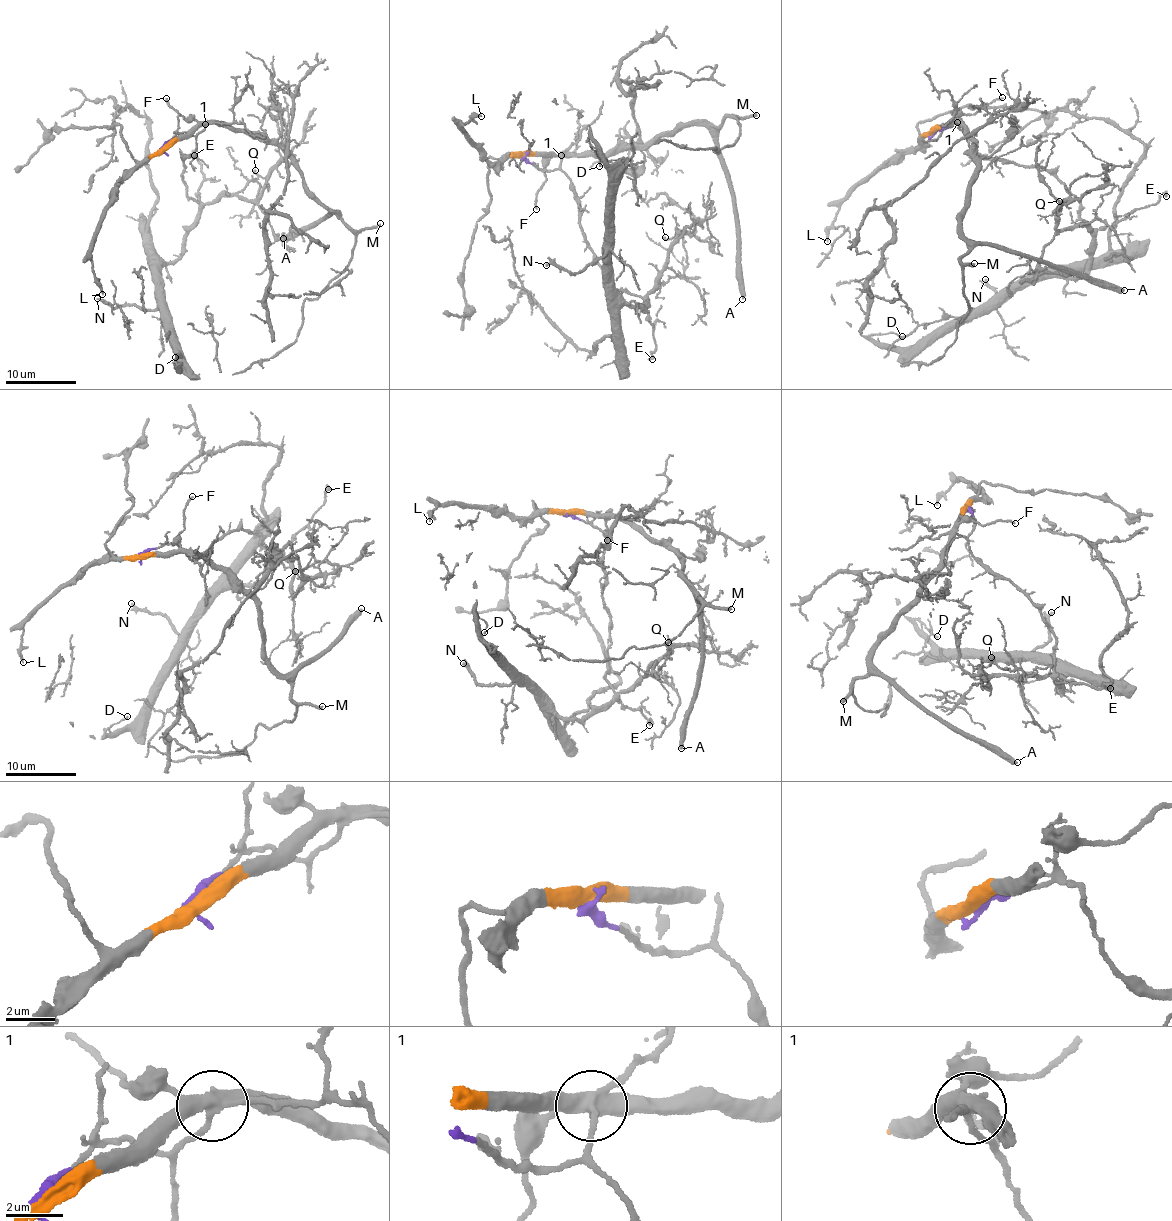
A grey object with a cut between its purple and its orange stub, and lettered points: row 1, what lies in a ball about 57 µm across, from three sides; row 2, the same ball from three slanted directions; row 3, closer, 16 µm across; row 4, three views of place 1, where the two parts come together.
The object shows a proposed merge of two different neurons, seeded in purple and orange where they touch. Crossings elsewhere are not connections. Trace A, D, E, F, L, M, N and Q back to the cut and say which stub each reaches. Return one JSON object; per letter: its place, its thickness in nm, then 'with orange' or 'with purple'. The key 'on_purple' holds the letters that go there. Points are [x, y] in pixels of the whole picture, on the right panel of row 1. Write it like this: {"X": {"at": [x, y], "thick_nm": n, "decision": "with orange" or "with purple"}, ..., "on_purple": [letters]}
{"A": {"at": [1124, 290], "thick_nm": 440, "decision": "with orange"}, "D": {"at": [902, 336], "thick_nm": 160, "decision": "with purple"}, "E": {"at": [1166, 196], "thick_nm": 400, "decision": "with purple"}, "F": {"at": [1002, 97], "thick_nm": 180, "decision": "with orange"}, "L": {"at": [827, 241], "thick_nm": 200, "decision": "with orange"}, "M": {"at": [974, 263], "thick_nm": 300, "decision": "with orange"}, "N": {"at": [985, 279], "thick_nm": 190, "decision": "with purple"}, "Q": {"at": [1059, 201], "thick_nm": 160, "decision": "with purple"}, "on_purple": ["D", "E", "N", "Q"]}

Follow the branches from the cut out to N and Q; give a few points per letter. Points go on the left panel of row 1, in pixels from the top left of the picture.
N: (162, 148), (180, 133), (194, 137), (181, 176), (199, 221), (177, 259), (161, 267), (157, 309), (97, 298)
Q: (162, 148), (180, 133), (194, 137), (181, 176), (200, 205), (228, 195), (253, 200), (266, 181), (256, 170)

